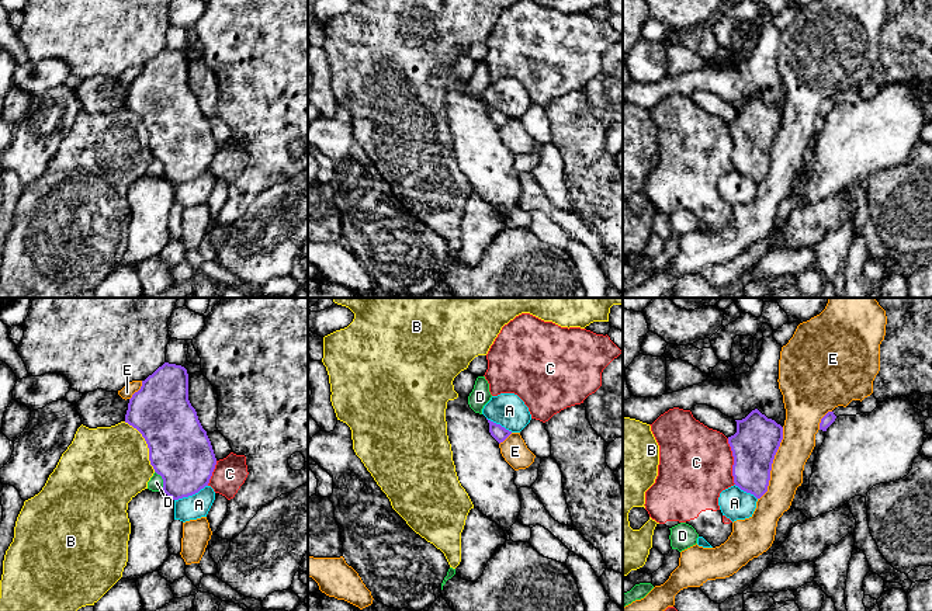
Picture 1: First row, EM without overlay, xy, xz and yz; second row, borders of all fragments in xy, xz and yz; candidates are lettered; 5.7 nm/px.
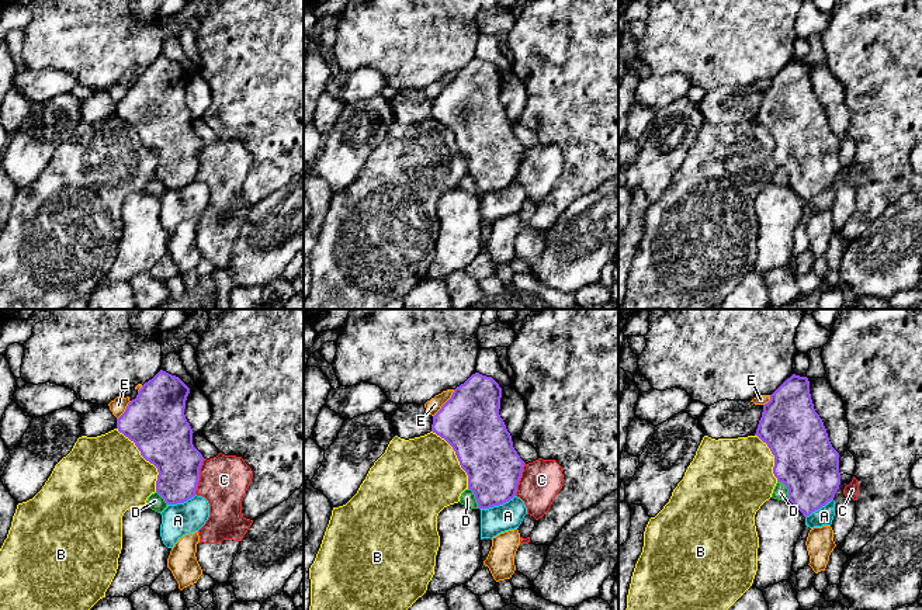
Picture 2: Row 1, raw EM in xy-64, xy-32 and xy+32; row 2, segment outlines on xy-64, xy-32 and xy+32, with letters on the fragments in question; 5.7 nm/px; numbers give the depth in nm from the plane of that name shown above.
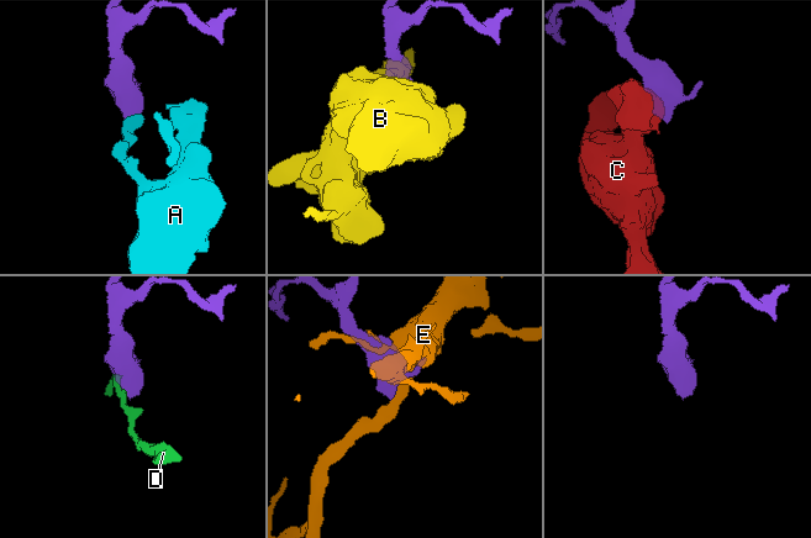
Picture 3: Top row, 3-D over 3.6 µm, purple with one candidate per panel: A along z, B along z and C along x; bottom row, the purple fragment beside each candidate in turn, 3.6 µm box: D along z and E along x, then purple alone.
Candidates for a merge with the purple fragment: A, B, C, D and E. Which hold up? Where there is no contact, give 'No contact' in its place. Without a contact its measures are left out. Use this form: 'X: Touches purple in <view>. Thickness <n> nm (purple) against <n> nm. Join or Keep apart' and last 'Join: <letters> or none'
A: Touches purple in xy. Thickness 360 nm (purple) against 140 nm. Keep apart
B: Touches purple in xy. Thickness 360 nm (purple) against 440 nm. Keep apart
C: Touches purple in yz. Thickness 260 nm (purple) against 420 nm. Keep apart
D: Touches purple in xy. Thickness 360 nm (purple) against 80 nm. Keep apart
E: Touches purple in yz. Thickness 260 nm (purple) against 190 nm. Keep apart
Join: none

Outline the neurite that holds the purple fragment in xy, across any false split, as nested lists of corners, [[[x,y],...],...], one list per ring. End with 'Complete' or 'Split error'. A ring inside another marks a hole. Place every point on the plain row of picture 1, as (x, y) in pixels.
[[[164,48],[132,80],[125,108],[136,114],[149,133],[149,146],[173,185],[208,171],[216,143],[195,94],[188,86],[188,59]]]. Complete

